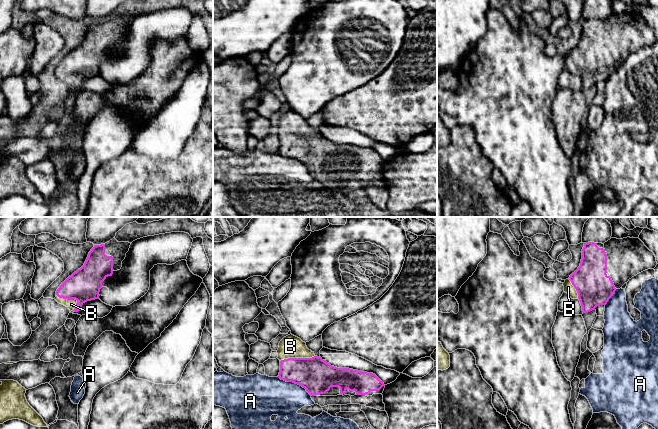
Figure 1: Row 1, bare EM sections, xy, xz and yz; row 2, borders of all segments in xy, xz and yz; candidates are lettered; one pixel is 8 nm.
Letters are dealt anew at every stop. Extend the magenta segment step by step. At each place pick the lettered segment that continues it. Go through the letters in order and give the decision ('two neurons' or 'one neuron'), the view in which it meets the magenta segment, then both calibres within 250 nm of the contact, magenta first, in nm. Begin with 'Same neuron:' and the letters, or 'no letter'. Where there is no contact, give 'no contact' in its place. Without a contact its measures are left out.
Same neuron: B
A: two neurons; contact in xz; calibres 280 and 320 nm
B: one neuron; contact in xz; calibres 280 and 180 nm

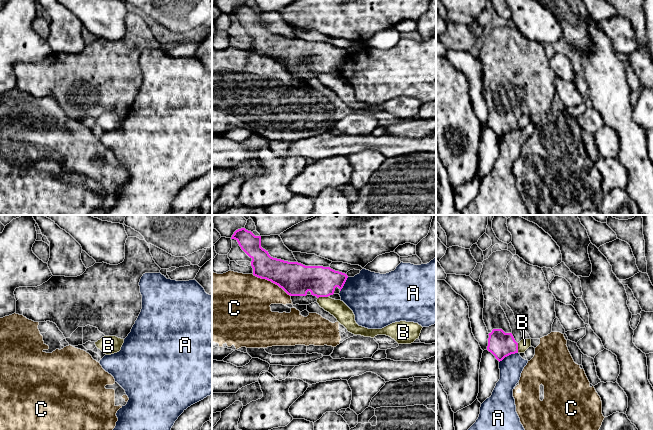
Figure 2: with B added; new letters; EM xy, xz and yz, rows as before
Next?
Same neuron: no letter
A: two neurons; contact in yz; calibres 200 and 190 nm
B: two neurons; contact in xz; calibres 260 and 140 nm
C: two neurons; contact in xz; calibres 260 and 400 nm

